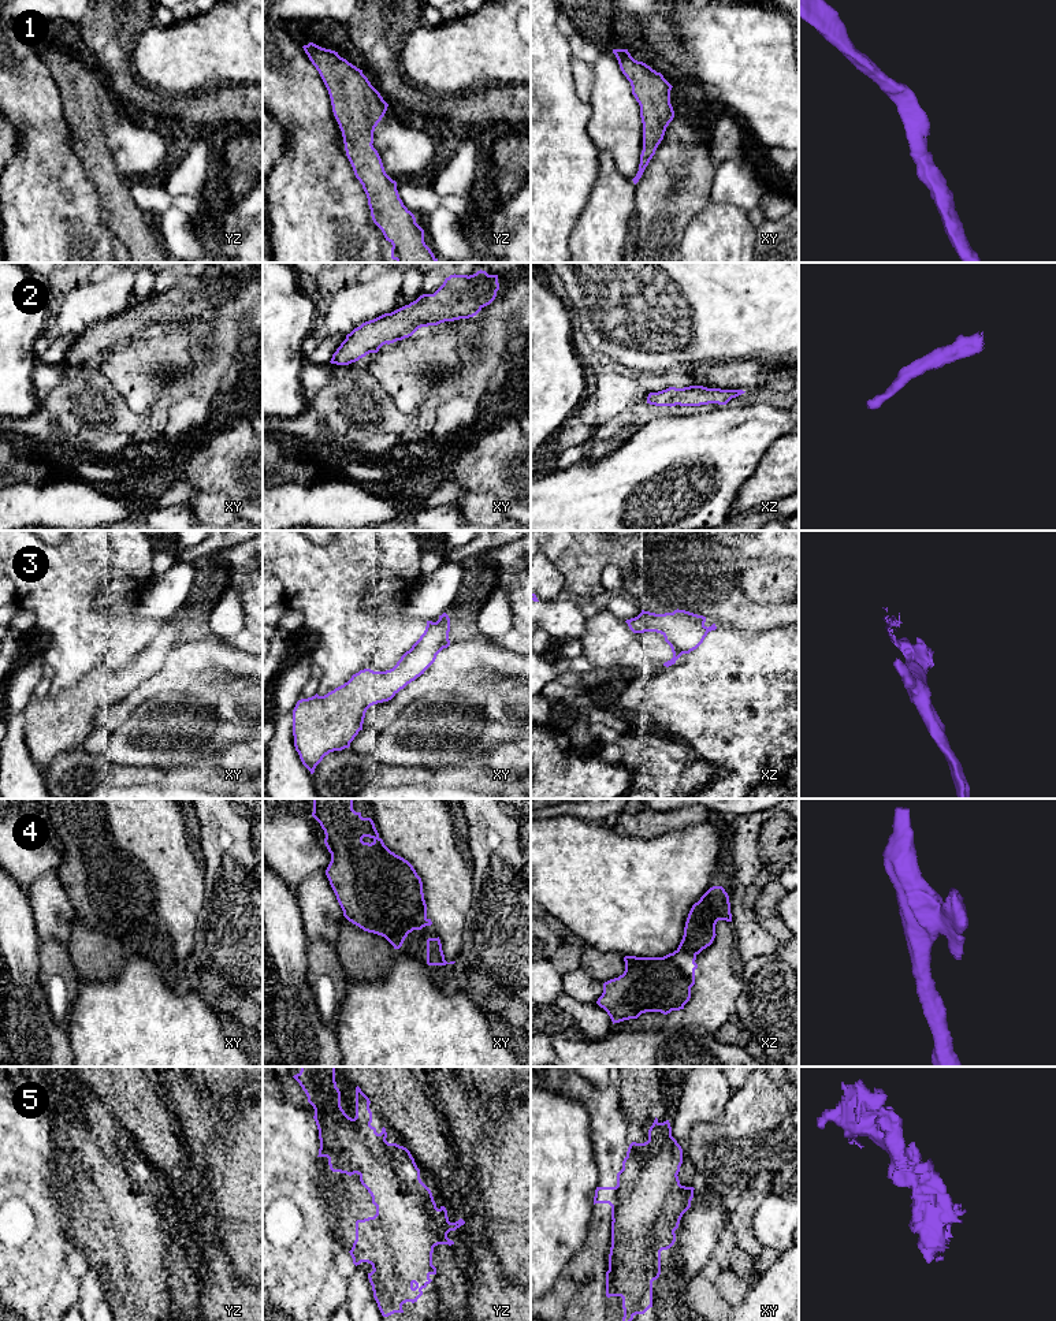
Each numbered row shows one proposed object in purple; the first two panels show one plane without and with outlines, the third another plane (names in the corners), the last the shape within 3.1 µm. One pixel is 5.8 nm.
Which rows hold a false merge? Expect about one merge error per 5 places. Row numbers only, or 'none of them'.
none of them

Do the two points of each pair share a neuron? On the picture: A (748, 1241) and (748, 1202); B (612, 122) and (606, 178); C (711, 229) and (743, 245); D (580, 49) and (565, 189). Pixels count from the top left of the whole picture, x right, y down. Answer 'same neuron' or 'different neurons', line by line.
A: same neuron
B: different neurons
C: same neuron
D: different neurons

